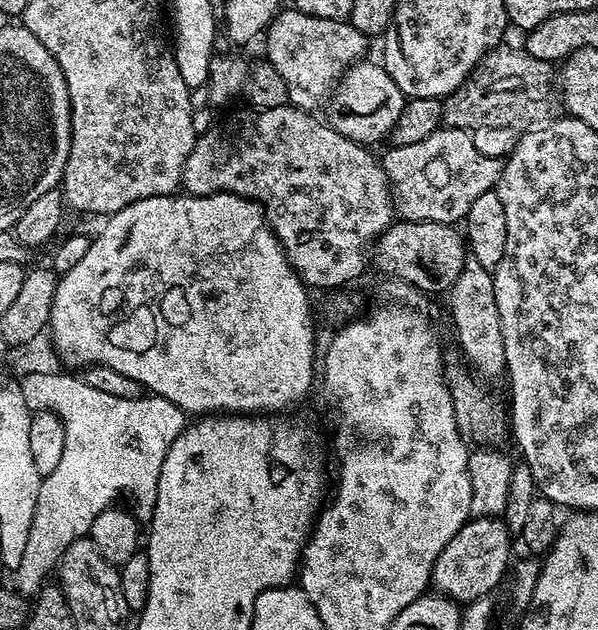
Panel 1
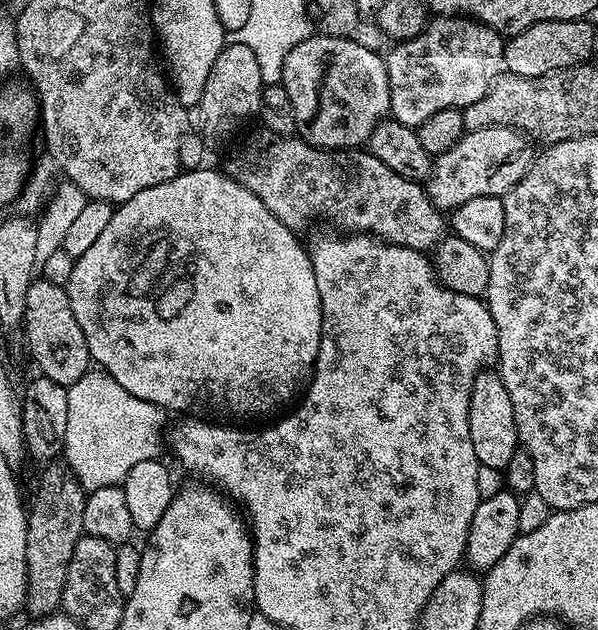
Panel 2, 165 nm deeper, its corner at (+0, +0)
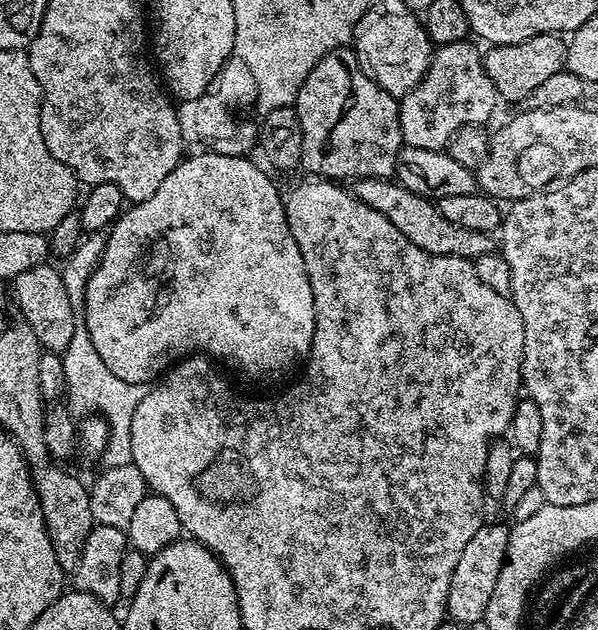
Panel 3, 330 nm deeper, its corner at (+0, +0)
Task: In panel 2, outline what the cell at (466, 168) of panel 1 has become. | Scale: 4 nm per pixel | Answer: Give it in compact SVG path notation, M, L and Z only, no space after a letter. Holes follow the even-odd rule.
M483 128L477 132L465 131L464 137L450 150L435 157L432 173L426 181L430 202L438 209L451 210L470 202L470 198L498 196L503 198L528 173L534 159L529 137L514 128Z

